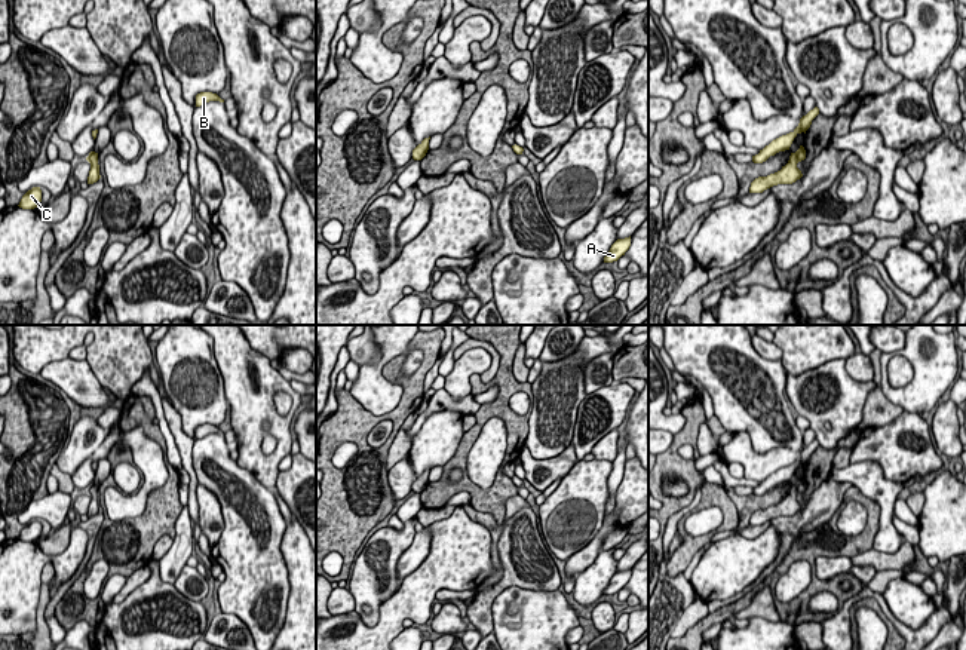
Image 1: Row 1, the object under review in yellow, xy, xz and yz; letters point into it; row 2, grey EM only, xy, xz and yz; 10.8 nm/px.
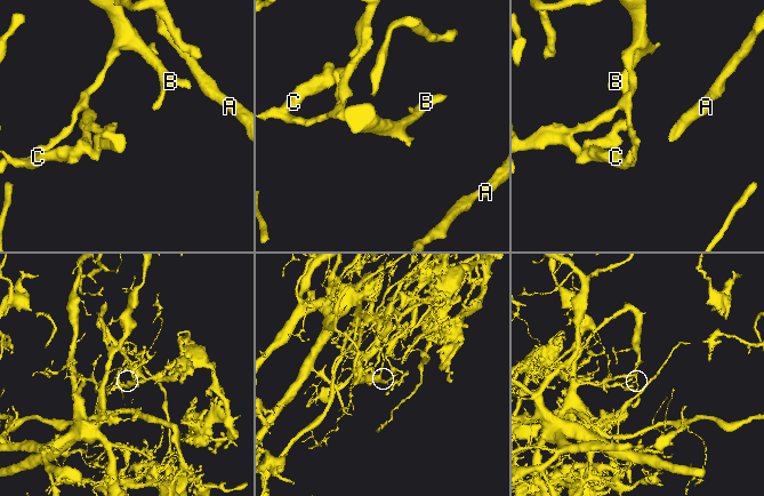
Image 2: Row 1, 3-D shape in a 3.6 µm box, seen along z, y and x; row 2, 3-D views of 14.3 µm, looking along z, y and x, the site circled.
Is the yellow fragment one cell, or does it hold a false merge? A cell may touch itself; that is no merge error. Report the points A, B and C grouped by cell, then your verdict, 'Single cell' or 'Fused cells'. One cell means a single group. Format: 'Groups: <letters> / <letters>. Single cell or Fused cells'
Groups: A C / B. Fused cells

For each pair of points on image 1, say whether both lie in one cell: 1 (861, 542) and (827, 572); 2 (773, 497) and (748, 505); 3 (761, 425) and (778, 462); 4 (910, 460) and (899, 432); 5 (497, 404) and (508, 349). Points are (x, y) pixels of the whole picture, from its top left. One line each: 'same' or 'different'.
1: different
2: same
3: different
4: same
5: same

